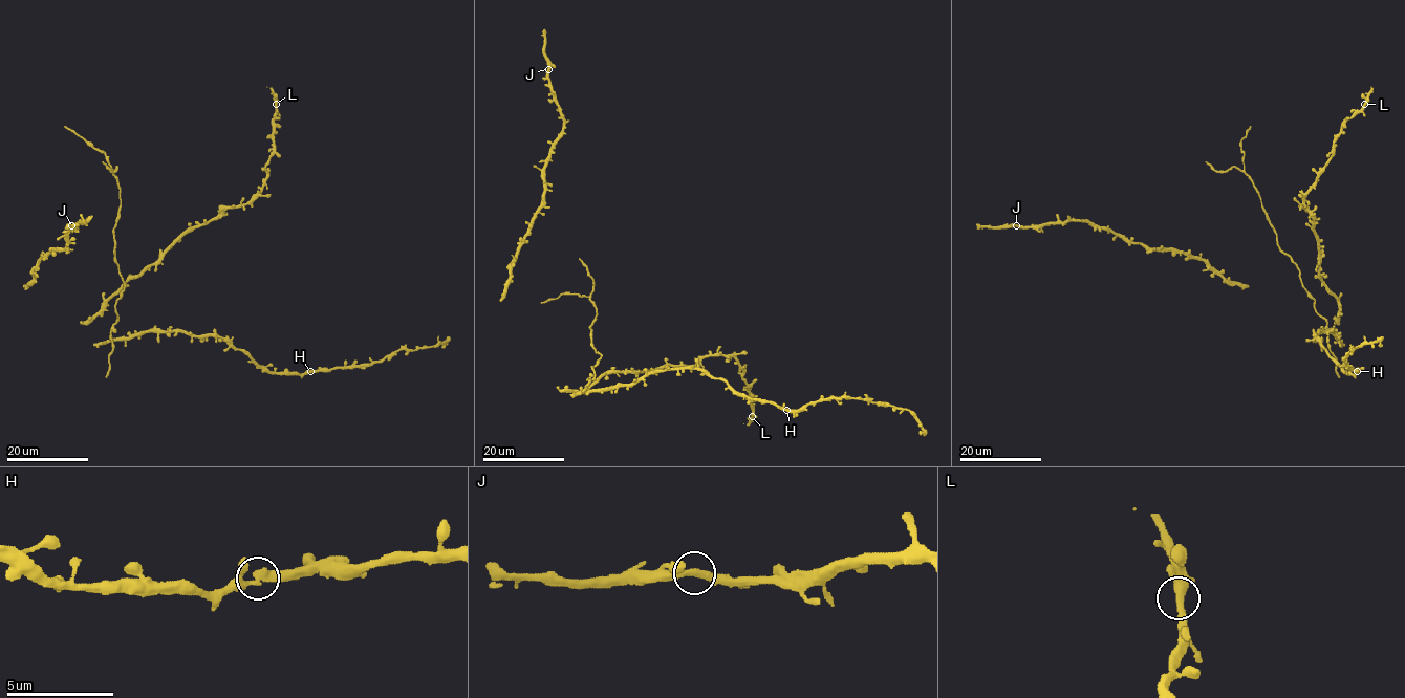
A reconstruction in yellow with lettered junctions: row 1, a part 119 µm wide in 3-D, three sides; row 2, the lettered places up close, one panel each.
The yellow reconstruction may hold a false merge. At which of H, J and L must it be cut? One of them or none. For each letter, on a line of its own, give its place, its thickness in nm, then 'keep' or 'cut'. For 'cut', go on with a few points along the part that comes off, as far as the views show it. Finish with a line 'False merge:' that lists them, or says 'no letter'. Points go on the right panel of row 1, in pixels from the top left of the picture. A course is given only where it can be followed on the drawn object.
H: at (1357, 371); 400 nm thick; keep
J: at (1016, 225); 360 nm thick; keep
L: at (1364, 104); 400 nm thick; keep
False merge: no letter

